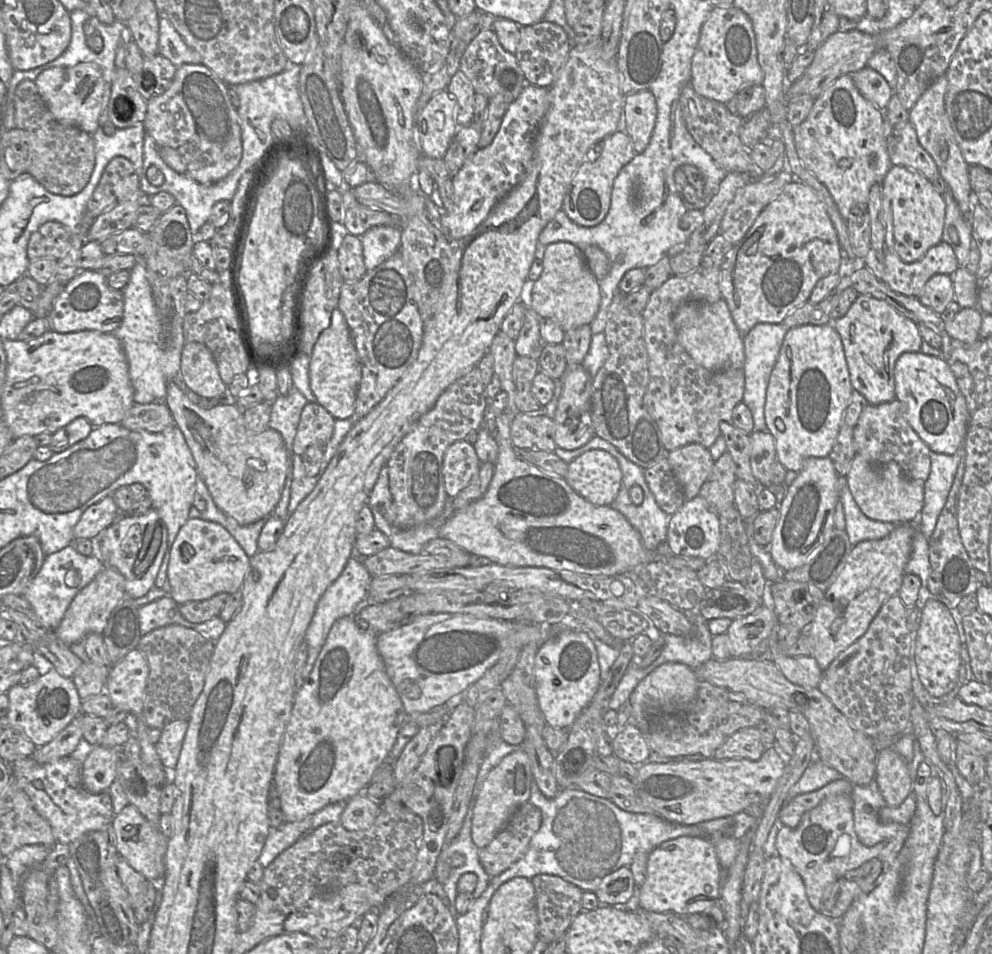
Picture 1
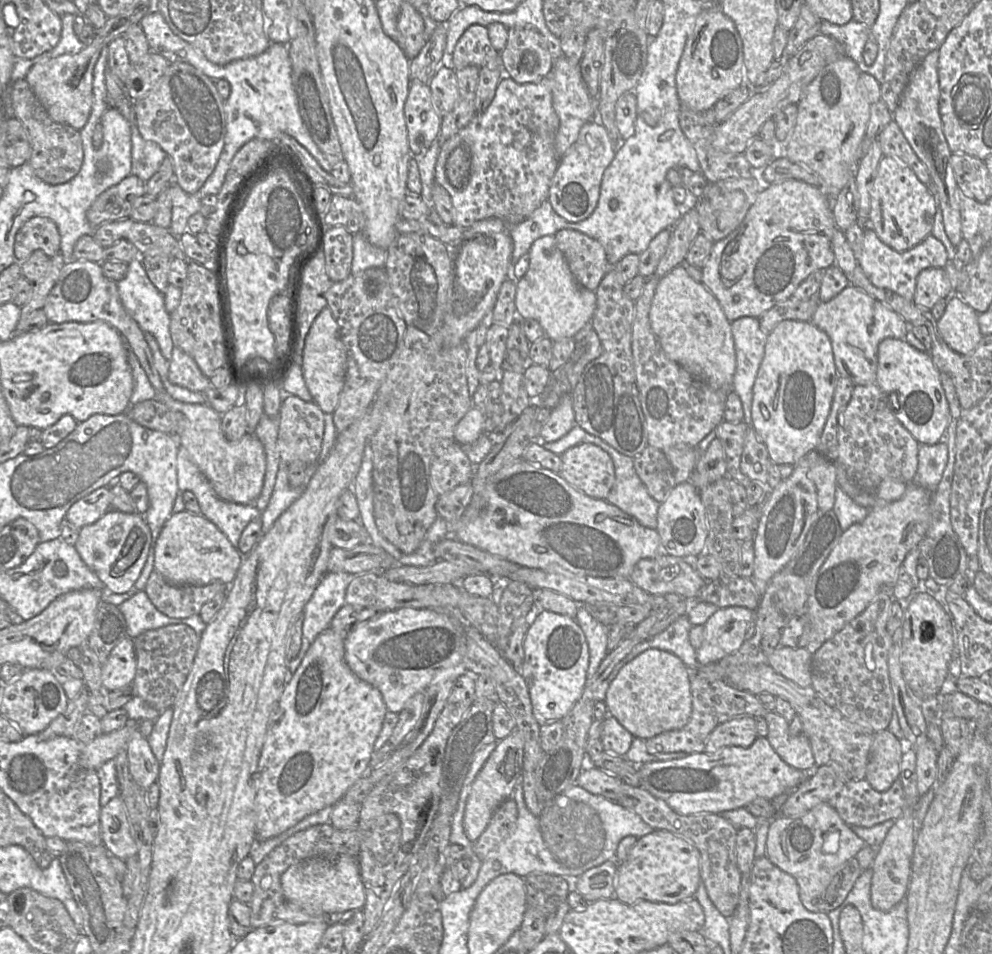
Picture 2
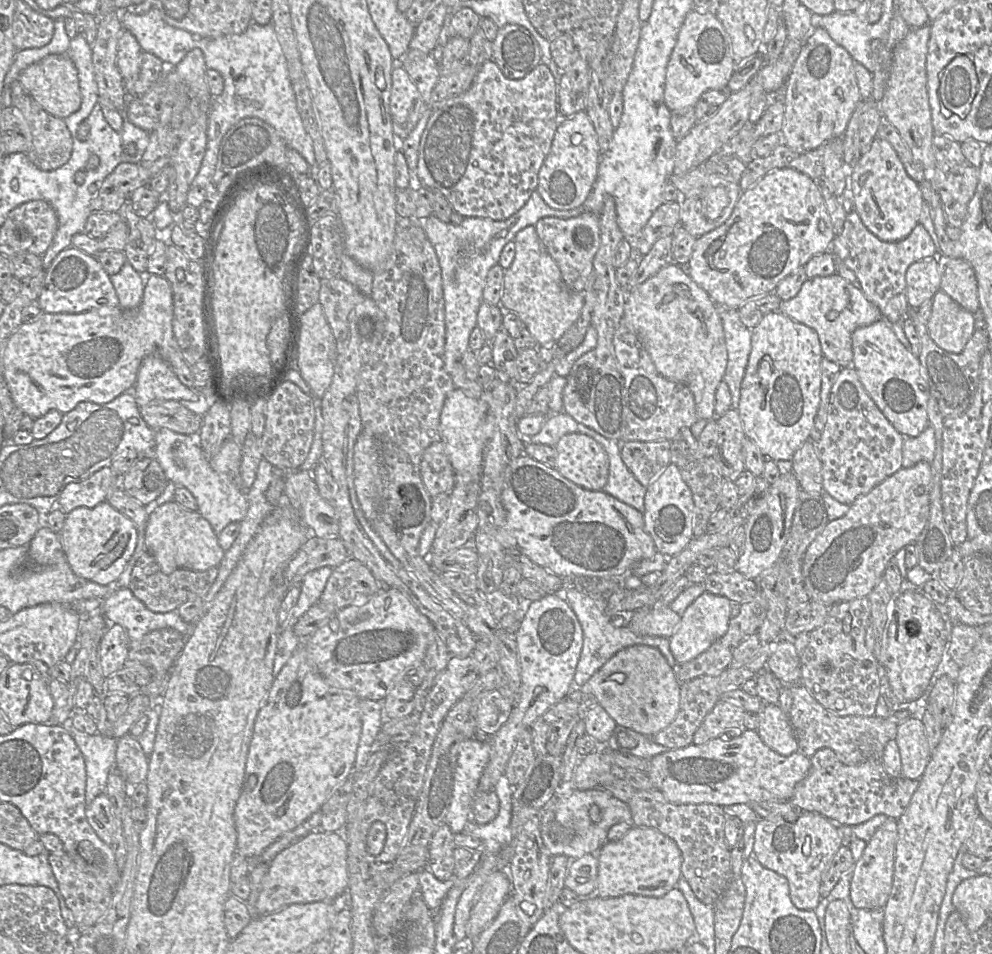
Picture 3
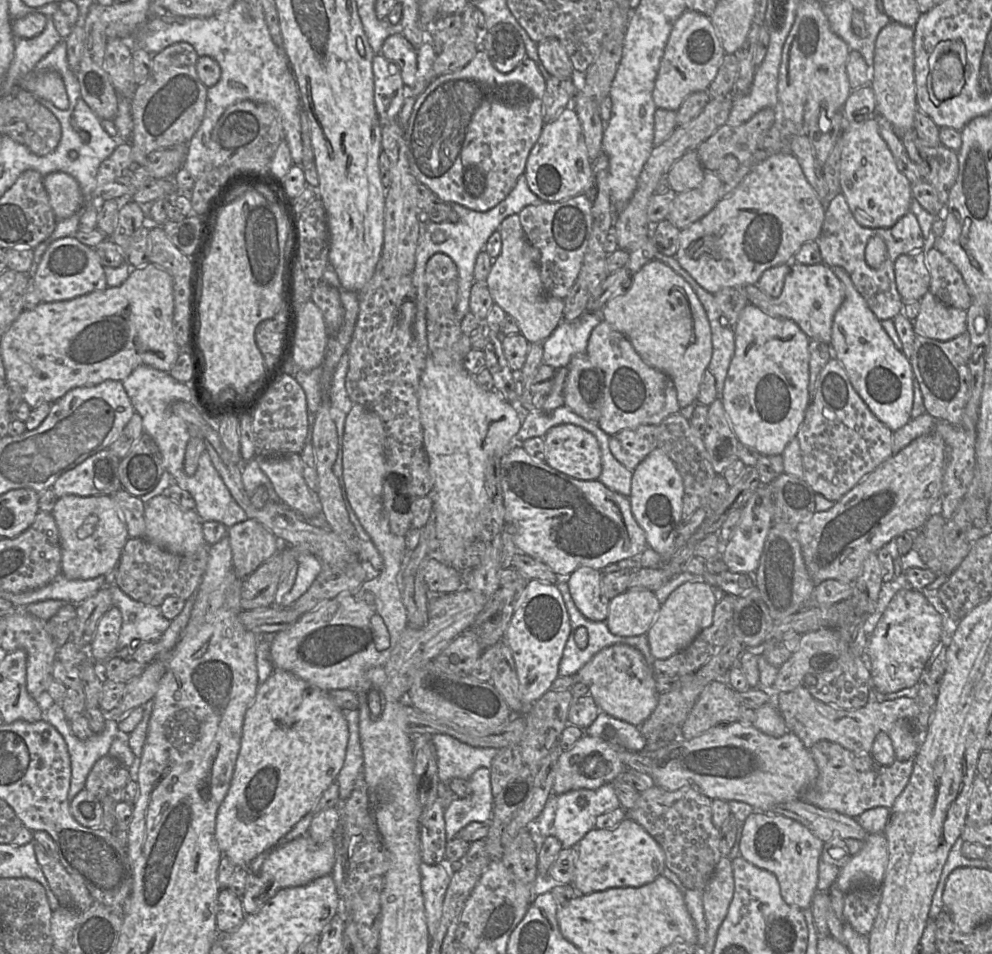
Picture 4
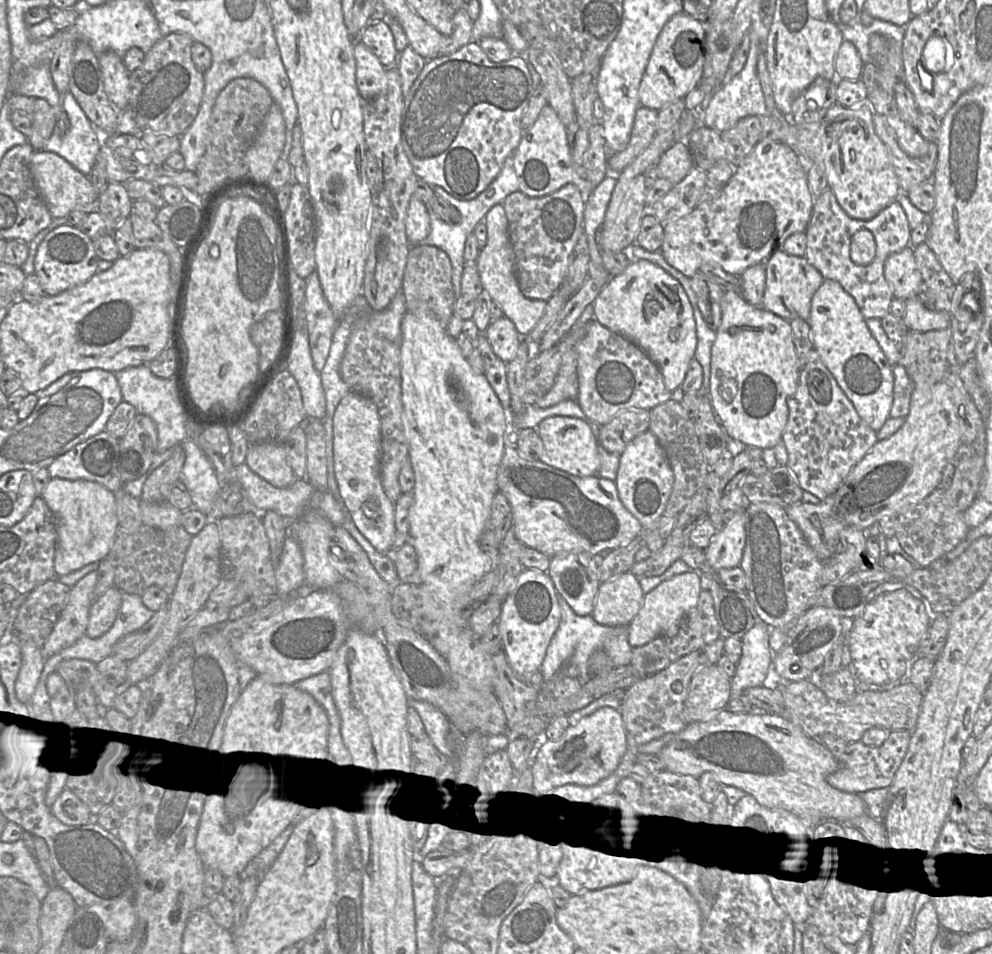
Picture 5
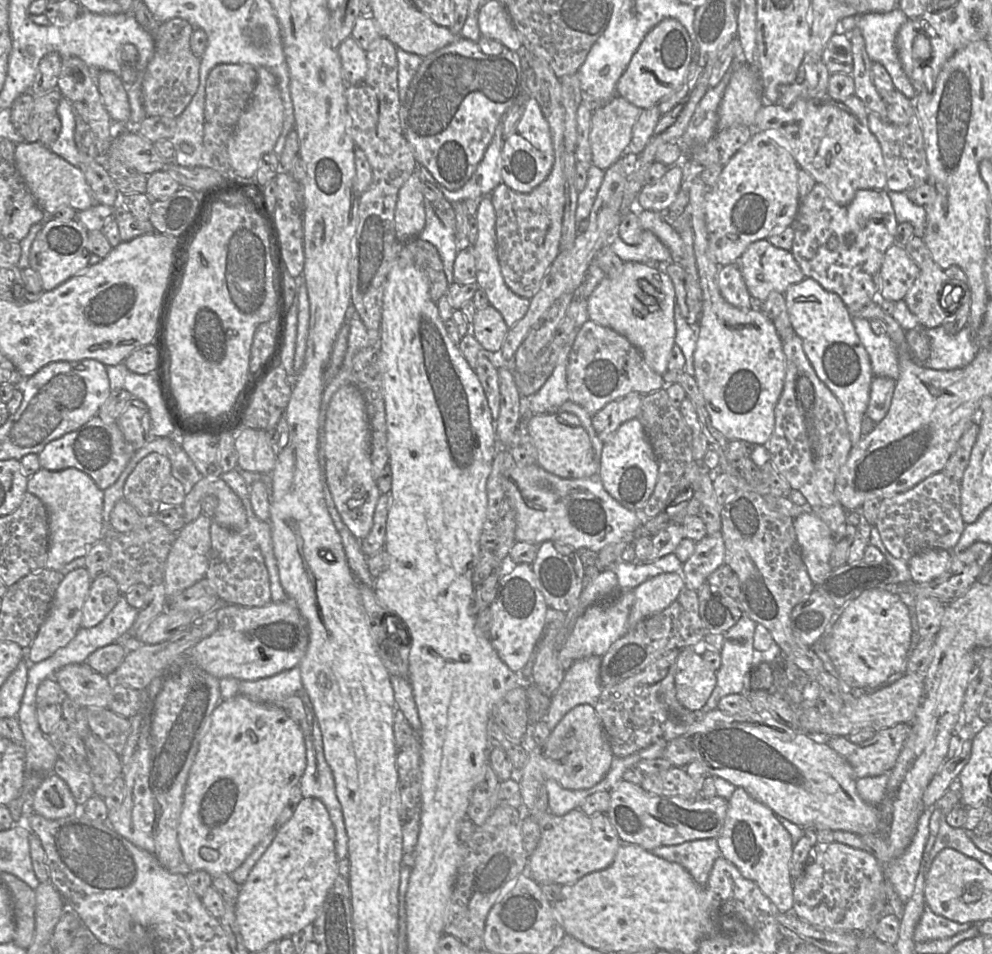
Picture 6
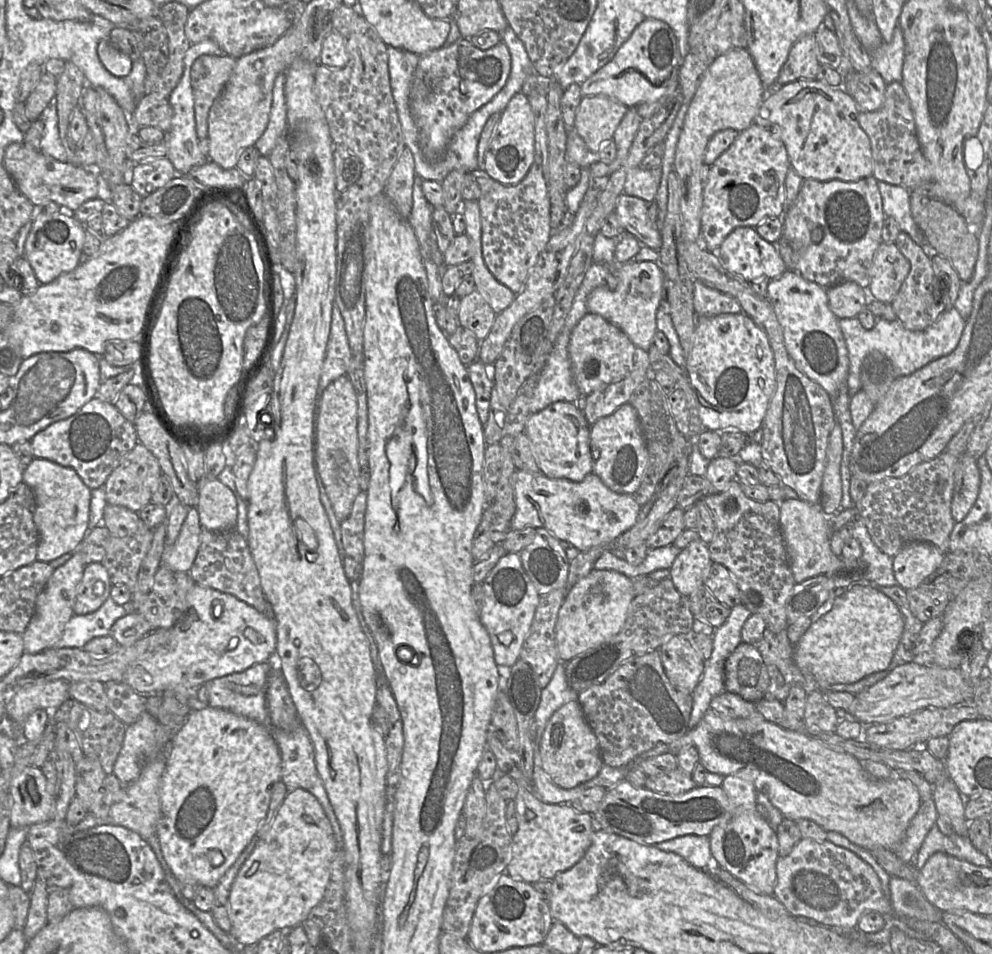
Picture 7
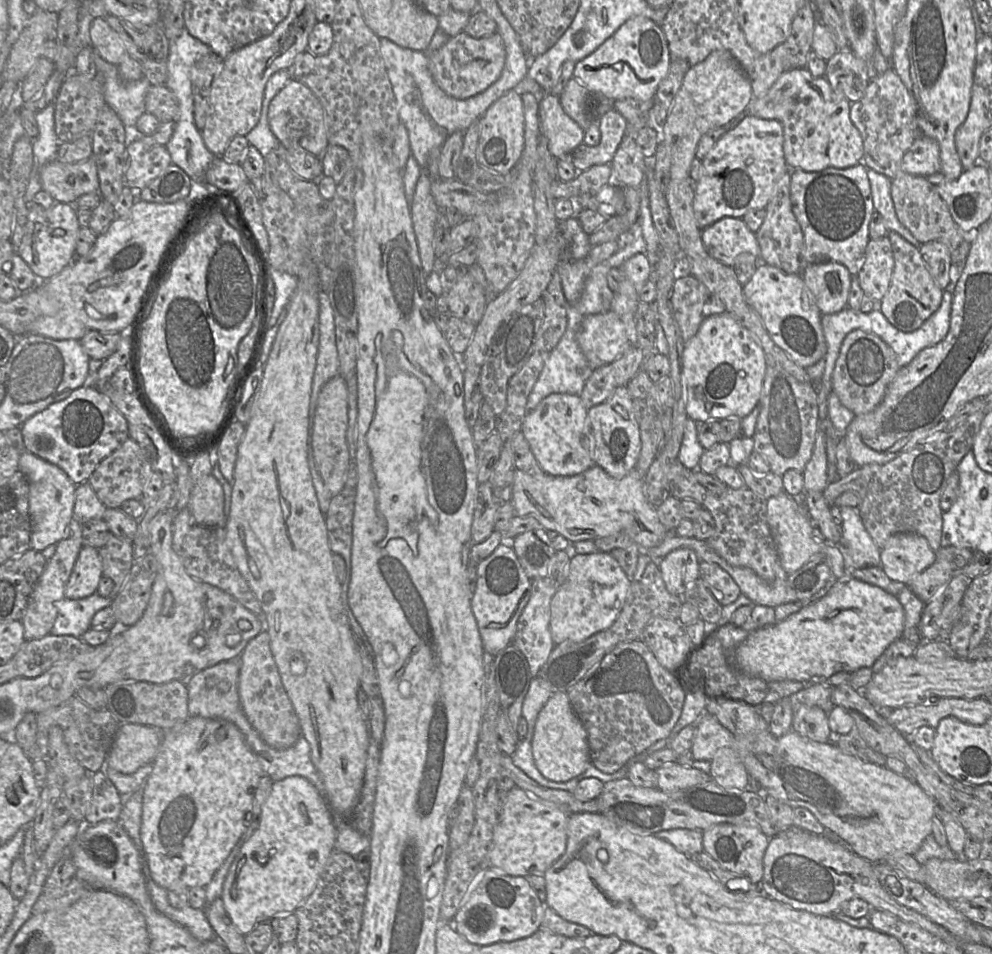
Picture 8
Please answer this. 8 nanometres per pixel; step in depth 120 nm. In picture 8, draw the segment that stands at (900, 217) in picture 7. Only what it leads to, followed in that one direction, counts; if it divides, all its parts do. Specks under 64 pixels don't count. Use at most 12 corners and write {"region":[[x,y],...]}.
{"region":[[867,169],[874,209],[889,231],[919,247],[898,220],[891,179]]}

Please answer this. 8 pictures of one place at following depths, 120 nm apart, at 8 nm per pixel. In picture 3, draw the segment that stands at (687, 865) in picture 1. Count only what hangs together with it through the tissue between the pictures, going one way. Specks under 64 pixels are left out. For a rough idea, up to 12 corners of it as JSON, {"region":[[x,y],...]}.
{"region":[[631,825],[596,853],[597,897],[663,897],[682,878],[676,842]]}

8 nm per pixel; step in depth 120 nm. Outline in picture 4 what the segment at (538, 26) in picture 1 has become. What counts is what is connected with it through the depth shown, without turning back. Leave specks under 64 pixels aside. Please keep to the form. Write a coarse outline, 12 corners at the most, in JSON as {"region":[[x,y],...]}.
{"region":[[509,23],[484,31],[481,48],[502,73],[526,58]]}

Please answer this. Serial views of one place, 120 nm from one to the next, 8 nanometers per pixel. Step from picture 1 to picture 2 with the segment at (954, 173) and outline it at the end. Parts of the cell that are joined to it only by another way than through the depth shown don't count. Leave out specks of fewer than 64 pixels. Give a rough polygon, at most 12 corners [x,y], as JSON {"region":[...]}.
{"region":[[939,50],[910,76],[892,113],[938,191],[945,232],[962,235],[939,111]]}

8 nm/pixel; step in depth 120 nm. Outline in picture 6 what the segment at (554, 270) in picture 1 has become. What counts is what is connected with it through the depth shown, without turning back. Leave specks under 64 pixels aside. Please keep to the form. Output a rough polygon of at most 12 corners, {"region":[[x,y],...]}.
{"region":[[479,201],[473,243],[476,284],[509,329],[530,299],[505,283],[497,256],[496,214]]}

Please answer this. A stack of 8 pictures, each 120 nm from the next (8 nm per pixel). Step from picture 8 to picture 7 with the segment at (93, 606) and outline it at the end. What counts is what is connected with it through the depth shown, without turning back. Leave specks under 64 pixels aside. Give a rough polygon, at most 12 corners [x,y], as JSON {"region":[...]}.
{"region":[[111,598],[95,612],[74,614],[56,648],[80,648],[110,636],[131,610]]}

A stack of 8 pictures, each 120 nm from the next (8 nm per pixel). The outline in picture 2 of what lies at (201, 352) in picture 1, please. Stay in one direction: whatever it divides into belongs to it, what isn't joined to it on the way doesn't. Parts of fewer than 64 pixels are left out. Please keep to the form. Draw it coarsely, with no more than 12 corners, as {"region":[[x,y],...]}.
{"region":[[174,347],[169,381],[193,392],[213,387],[195,360]]}

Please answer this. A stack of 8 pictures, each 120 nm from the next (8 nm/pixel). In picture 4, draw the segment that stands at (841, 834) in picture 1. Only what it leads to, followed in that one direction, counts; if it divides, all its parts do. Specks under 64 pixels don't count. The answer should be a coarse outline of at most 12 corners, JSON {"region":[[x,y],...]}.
{"region":[[754,811],[740,856],[773,873],[783,900],[810,908],[824,842]]}

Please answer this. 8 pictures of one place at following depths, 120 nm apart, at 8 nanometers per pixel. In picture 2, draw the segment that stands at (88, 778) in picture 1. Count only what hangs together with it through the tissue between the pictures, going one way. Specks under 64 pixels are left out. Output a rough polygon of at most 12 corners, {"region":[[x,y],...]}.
{"region":[[139,721],[81,744],[80,763],[97,770],[126,749]]}

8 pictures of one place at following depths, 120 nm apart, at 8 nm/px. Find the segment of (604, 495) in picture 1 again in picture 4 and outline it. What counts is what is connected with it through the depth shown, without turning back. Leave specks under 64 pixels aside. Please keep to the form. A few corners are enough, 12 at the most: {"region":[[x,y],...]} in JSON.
{"region":[[574,424],[543,439],[550,467],[578,480],[599,479],[593,434]]}

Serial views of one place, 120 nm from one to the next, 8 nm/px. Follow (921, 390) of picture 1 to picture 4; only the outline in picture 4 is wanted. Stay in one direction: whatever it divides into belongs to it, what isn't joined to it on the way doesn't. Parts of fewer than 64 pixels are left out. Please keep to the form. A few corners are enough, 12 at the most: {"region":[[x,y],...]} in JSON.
{"region":[[856,290],[830,347],[872,413],[895,431],[914,398],[910,360]]}

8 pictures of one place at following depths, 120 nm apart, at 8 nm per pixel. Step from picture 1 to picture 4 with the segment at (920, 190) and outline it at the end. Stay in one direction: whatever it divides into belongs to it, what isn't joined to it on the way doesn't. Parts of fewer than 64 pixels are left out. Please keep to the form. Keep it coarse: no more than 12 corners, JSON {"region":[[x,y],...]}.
{"region":[[876,120],[846,124],[840,191],[855,220],[892,227],[912,184]]}

